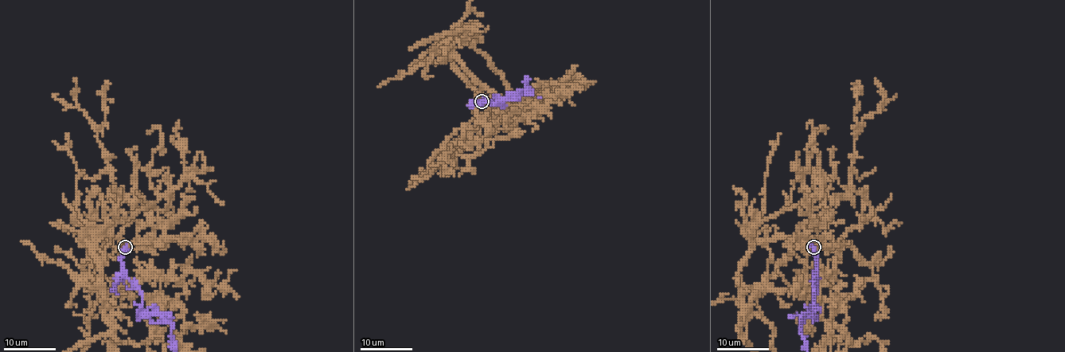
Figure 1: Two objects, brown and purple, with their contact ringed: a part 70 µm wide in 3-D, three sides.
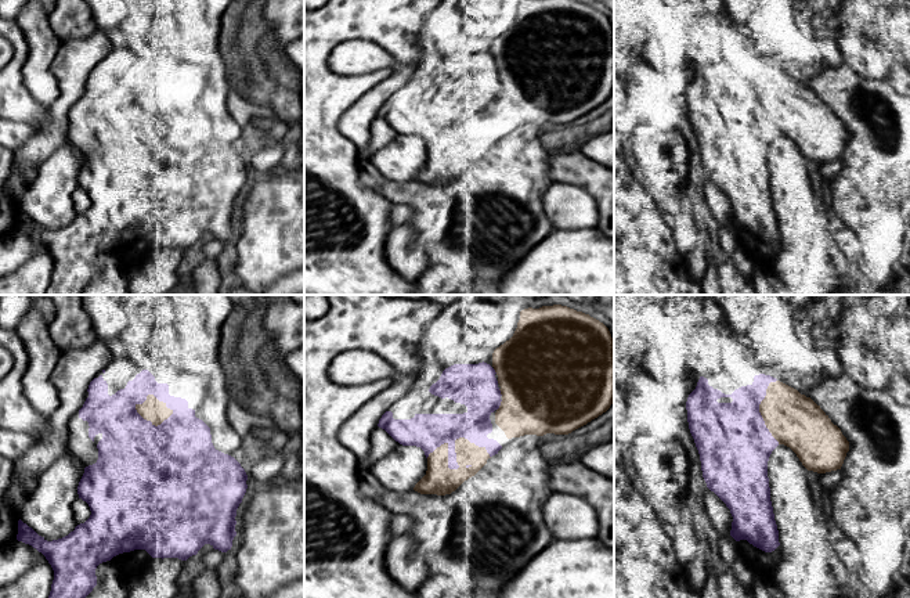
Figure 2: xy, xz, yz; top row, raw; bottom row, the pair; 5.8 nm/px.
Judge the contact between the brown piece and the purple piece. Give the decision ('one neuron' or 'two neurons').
two neurons

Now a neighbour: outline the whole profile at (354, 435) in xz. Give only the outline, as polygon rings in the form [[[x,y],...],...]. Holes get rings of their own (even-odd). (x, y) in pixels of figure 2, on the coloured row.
[[[420,371],[412,375],[398,375],[390,388],[364,404],[339,429],[337,440],[358,458],[358,462],[365,461],[369,450],[369,436],[382,415],[408,392],[419,374]]]

